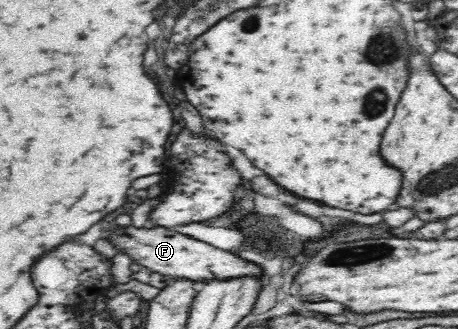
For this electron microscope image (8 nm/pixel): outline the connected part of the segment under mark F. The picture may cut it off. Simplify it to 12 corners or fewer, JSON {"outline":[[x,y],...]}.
{"outline":[[112,225],[117,253],[192,281],[262,275],[259,264],[162,226]]}

